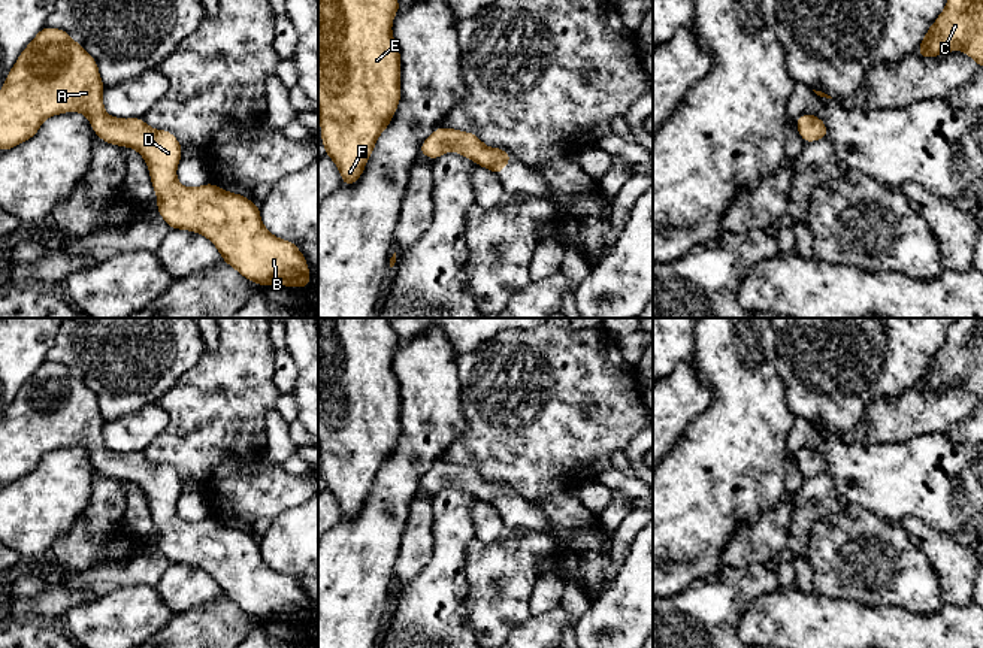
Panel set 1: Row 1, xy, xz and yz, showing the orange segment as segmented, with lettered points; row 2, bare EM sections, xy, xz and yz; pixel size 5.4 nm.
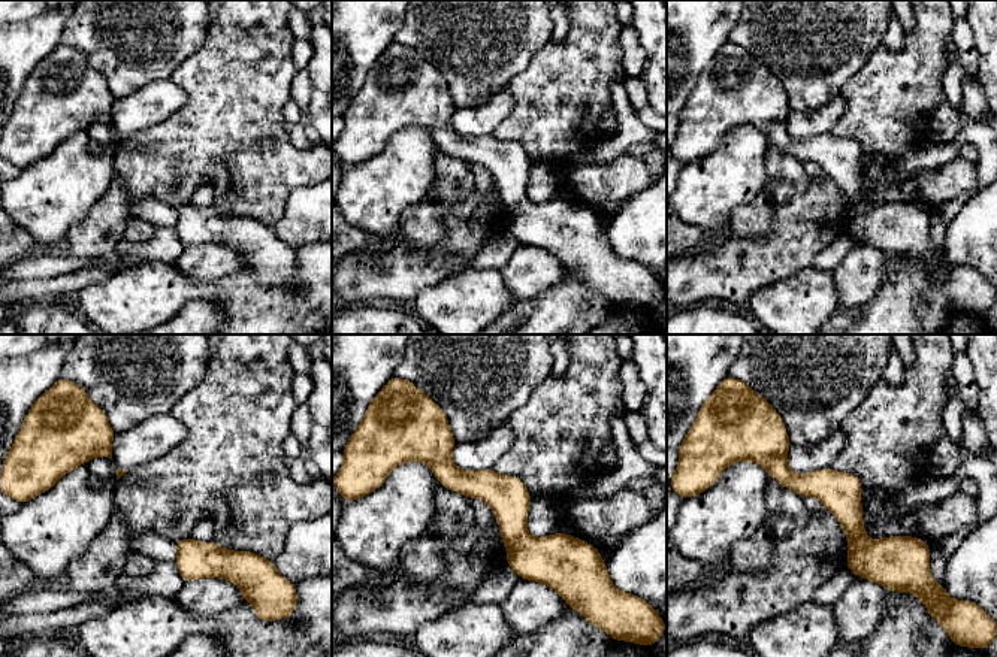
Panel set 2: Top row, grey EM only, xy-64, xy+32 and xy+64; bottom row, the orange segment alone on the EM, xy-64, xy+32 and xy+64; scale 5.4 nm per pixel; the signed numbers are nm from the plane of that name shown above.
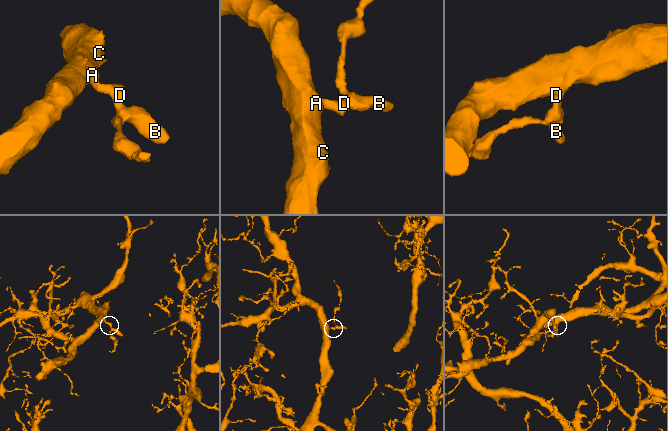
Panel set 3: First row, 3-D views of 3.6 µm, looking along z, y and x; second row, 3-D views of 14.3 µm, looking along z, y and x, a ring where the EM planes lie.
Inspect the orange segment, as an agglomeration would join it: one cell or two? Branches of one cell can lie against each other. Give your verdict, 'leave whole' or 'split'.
leave whole

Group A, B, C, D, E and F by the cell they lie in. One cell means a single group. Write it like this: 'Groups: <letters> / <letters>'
Groups: A B C D E F

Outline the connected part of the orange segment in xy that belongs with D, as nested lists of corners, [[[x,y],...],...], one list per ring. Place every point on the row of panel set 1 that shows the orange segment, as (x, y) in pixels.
[[[45,27],[21,52],[0,90],[0,151],[31,139],[52,115],[82,112],[97,137],[133,148],[145,158],[158,200],[157,212],[170,228],[203,234],[218,248],[223,261],[254,284],[309,288],[309,269],[303,254],[293,242],[275,237],[264,227],[255,203],[209,182],[196,188],[181,185],[176,179],[182,155],[178,139],[170,131],[151,128],[142,118],[109,116],[103,108],[103,90],[96,60],[67,31]]]

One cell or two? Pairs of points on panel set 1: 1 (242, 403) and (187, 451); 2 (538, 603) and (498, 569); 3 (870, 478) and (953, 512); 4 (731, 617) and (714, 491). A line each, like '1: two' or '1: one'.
1: one
2: two
3: one
4: two

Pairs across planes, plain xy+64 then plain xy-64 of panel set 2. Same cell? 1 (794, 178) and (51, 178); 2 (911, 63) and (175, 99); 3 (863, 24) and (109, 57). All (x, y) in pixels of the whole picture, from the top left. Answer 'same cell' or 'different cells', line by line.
1: different cells
2: different cells
3: same cell

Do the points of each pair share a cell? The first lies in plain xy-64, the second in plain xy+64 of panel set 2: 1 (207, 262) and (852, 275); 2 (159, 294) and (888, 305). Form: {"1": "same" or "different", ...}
{"1": "same", "2": "different"}

